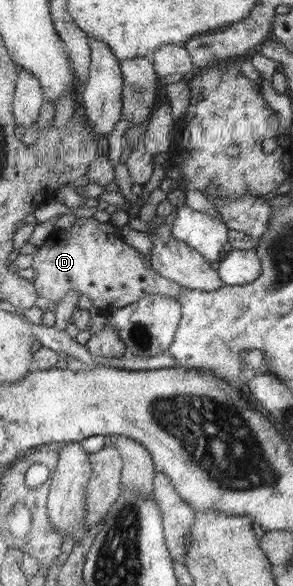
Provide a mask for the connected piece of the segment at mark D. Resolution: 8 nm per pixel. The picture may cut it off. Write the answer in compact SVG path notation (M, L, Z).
M94 217L77 218L68 230L56 230L33 254L31 265L36 272L33 283L39 296L57 306L71 290L79 296L88 296L102 313L138 302L147 294L166 294L170 298L180 292L180 285L160 276L150 261L121 237L121 228L111 222L100 222Z

